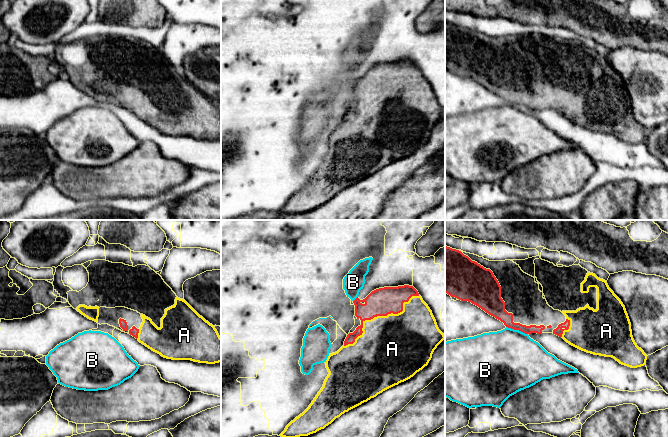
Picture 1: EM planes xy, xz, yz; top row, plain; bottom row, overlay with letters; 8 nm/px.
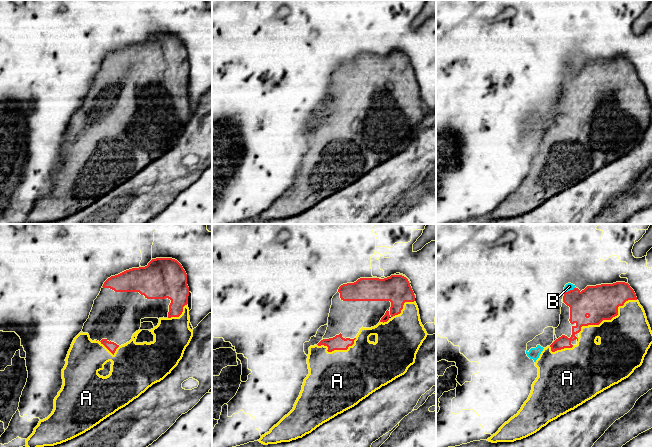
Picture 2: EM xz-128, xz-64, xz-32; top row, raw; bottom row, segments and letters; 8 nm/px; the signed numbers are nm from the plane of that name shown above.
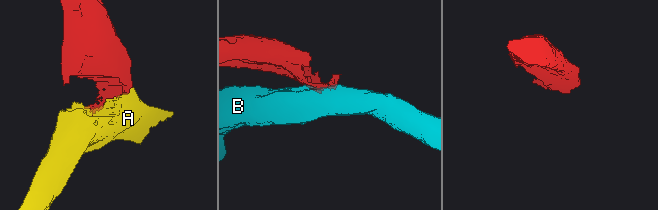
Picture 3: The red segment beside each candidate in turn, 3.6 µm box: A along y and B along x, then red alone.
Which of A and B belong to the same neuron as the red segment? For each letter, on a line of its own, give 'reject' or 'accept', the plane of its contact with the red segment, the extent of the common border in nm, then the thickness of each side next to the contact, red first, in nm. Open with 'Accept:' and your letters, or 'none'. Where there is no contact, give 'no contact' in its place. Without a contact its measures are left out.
Accept: A
A: accept | xz | 750 nm | 220/460 nm
B: reject | yz | 190 nm | 150/480 nm

